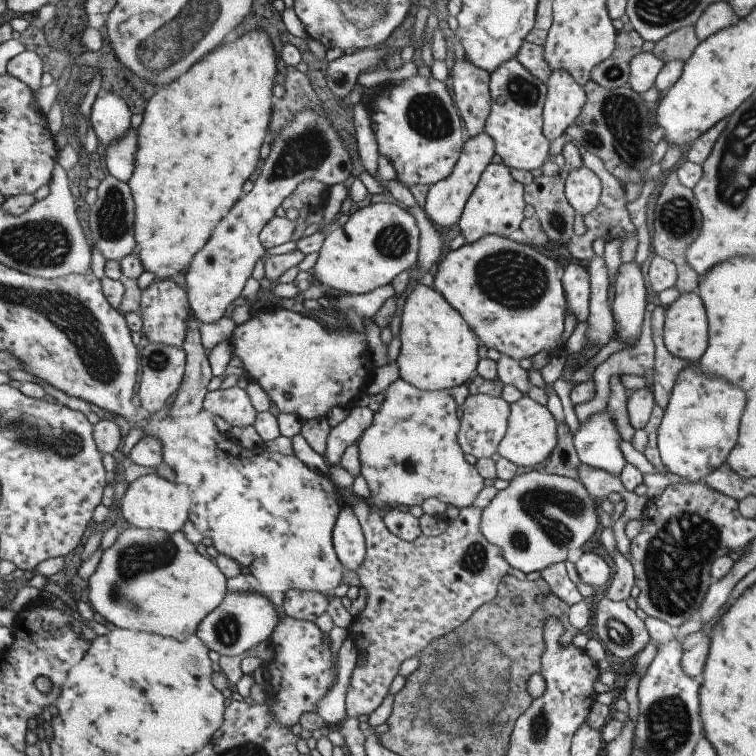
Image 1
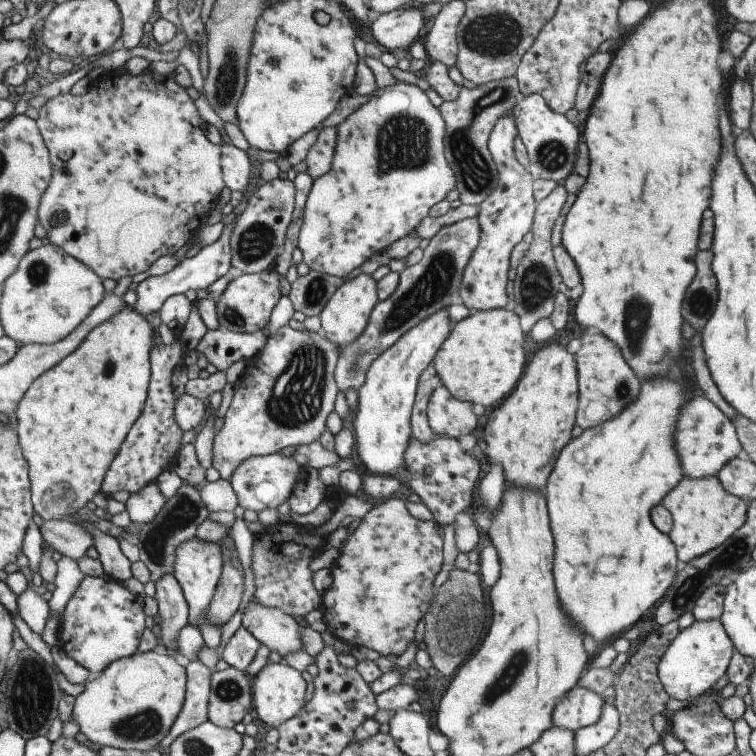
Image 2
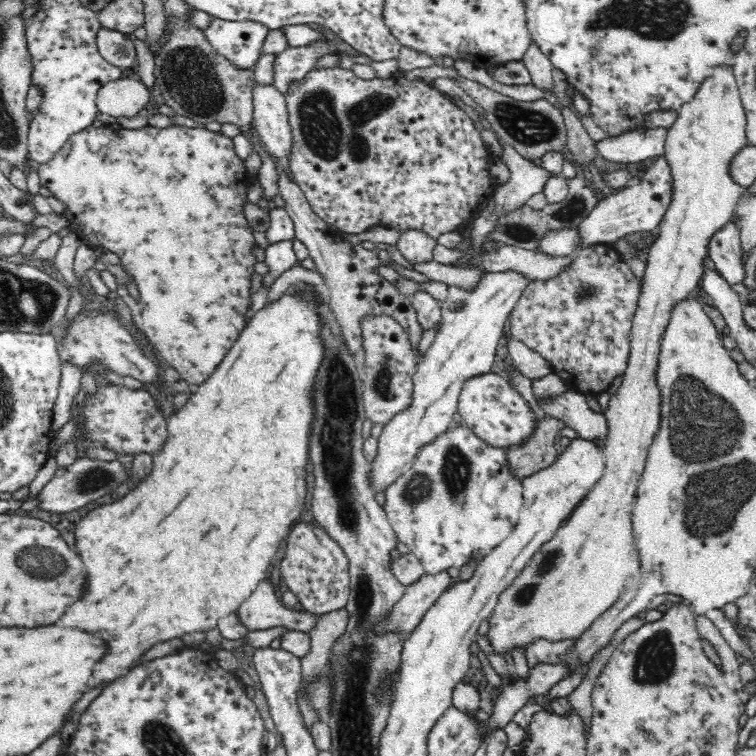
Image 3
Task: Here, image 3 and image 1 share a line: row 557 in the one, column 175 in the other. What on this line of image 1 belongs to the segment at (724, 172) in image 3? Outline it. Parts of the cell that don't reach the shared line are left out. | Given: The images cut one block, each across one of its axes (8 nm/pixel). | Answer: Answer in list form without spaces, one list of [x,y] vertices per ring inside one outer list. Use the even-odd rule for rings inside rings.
[[[130,526],[118,535],[116,541],[110,548],[104,551],[96,570],[88,579],[88,604],[91,605],[95,613],[99,614],[100,620],[108,621],[110,624],[114,624],[114,626],[120,627],[121,629],[151,632],[163,637],[175,638],[178,642],[182,642],[192,636],[192,634],[196,634],[198,624],[200,624],[214,608],[220,606],[222,600],[224,600],[224,596],[226,596],[226,592],[229,592],[227,588],[227,578],[224,576],[224,573],[218,570],[218,566],[216,566],[216,563],[212,562],[210,556],[204,556],[198,552],[196,545],[194,546],[194,544],[187,540],[182,530],[170,534],[170,532],[164,532],[164,530],[154,530],[152,528],[144,530],[144,528],[140,529],[136,528],[136,526]]]

